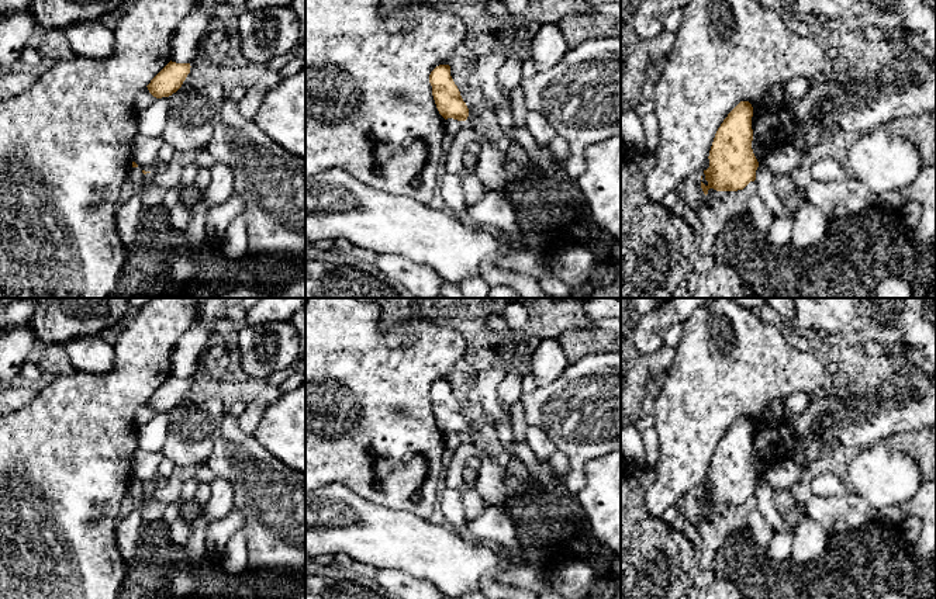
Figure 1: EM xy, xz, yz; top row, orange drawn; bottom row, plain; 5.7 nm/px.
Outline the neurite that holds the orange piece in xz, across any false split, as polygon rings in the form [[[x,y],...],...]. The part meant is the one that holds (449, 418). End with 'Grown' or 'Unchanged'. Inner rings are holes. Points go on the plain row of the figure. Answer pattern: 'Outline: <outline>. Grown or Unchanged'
Outline: [[[436,381],[429,389],[429,398],[439,429],[445,434],[453,433],[457,436],[466,436],[469,432],[469,423],[450,391],[450,381]]]. Unchanged

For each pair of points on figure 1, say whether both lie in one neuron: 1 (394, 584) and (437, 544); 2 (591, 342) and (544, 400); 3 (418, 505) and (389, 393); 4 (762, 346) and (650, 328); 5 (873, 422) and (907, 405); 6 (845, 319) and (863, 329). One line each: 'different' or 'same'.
1: different
2: different
3: same
4: different
5: same
6: same

